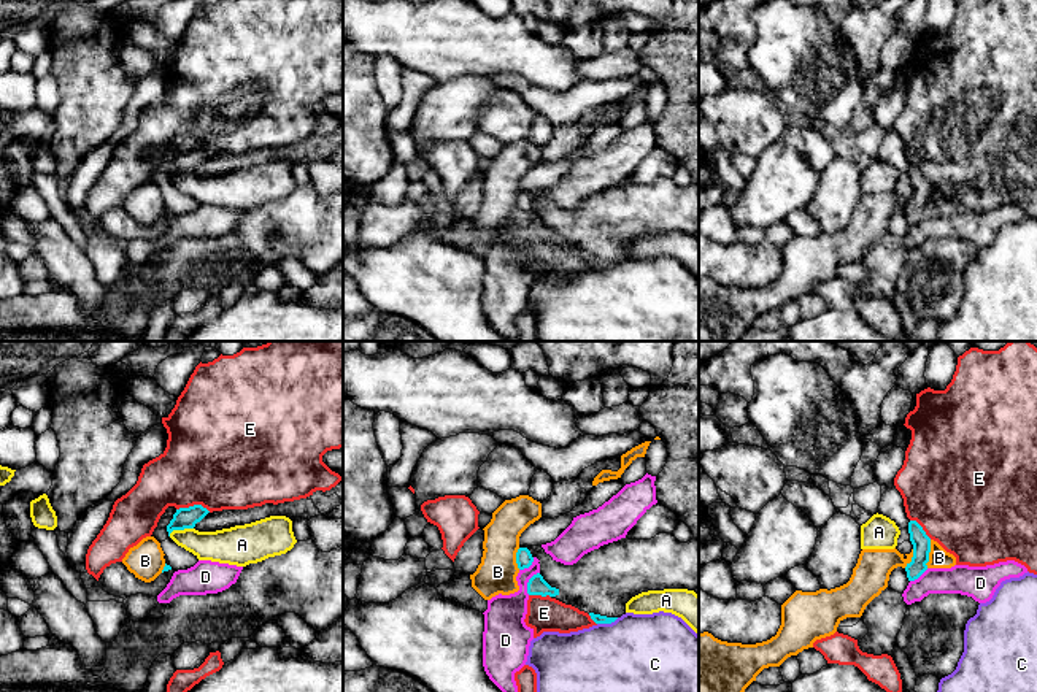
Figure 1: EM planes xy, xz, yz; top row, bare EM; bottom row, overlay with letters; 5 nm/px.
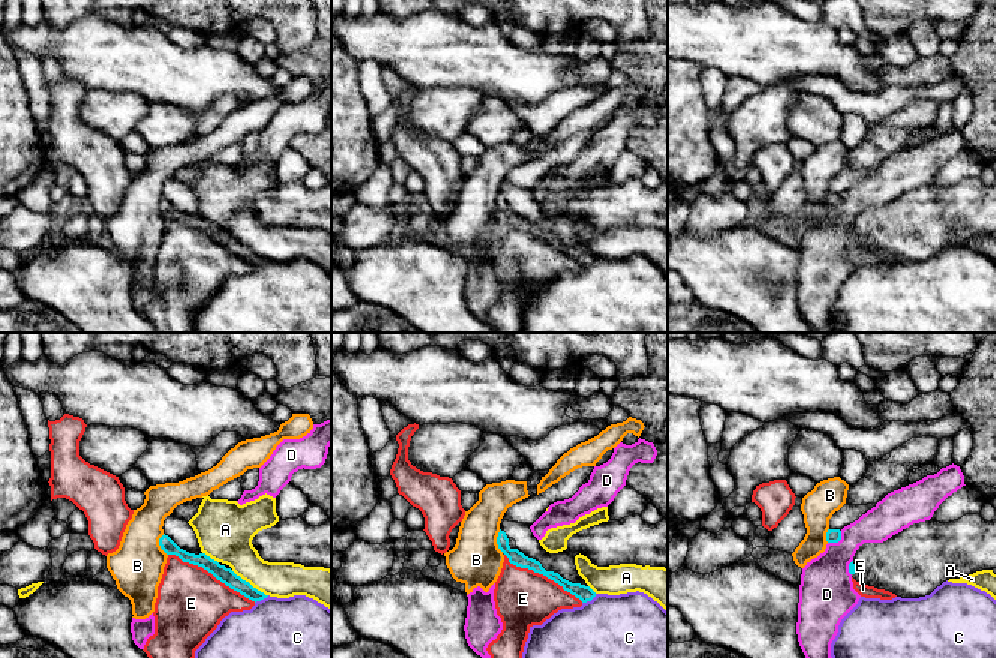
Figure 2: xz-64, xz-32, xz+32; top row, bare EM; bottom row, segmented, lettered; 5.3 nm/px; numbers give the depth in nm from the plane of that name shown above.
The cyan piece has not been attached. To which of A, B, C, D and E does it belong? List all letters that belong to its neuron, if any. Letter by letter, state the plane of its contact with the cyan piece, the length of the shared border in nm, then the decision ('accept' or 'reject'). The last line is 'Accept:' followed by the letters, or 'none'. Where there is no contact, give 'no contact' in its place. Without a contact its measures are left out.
A: meets cyan in xy; contact 130 nm long; reject
B: meets cyan in yz; contact 150 nm long; reject
C: meets cyan in xz; contact 120 nm long; reject
D: meets cyan in xz; contact 130 nm long; reject
E: meets cyan in xy; contact 180 nm long; accept
Accept: E

